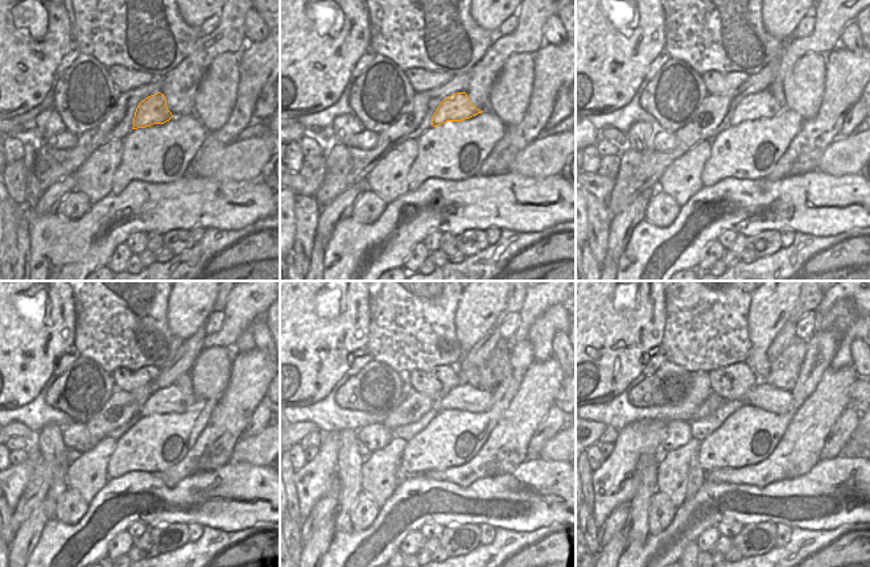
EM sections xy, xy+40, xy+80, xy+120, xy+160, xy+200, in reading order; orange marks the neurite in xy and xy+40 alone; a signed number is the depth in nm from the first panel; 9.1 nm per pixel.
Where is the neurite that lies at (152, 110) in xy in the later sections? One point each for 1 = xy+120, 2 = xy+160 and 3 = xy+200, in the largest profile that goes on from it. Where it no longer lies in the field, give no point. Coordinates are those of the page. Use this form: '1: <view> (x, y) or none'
1: xy+120 (167, 400)
2: xy+160 (465, 397)
3: xy+200 (763, 396)

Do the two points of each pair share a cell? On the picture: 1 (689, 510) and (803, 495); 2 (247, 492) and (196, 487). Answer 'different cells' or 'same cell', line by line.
1: same cell
2: same cell

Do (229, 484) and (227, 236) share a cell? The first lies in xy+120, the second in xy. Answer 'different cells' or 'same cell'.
different cells

